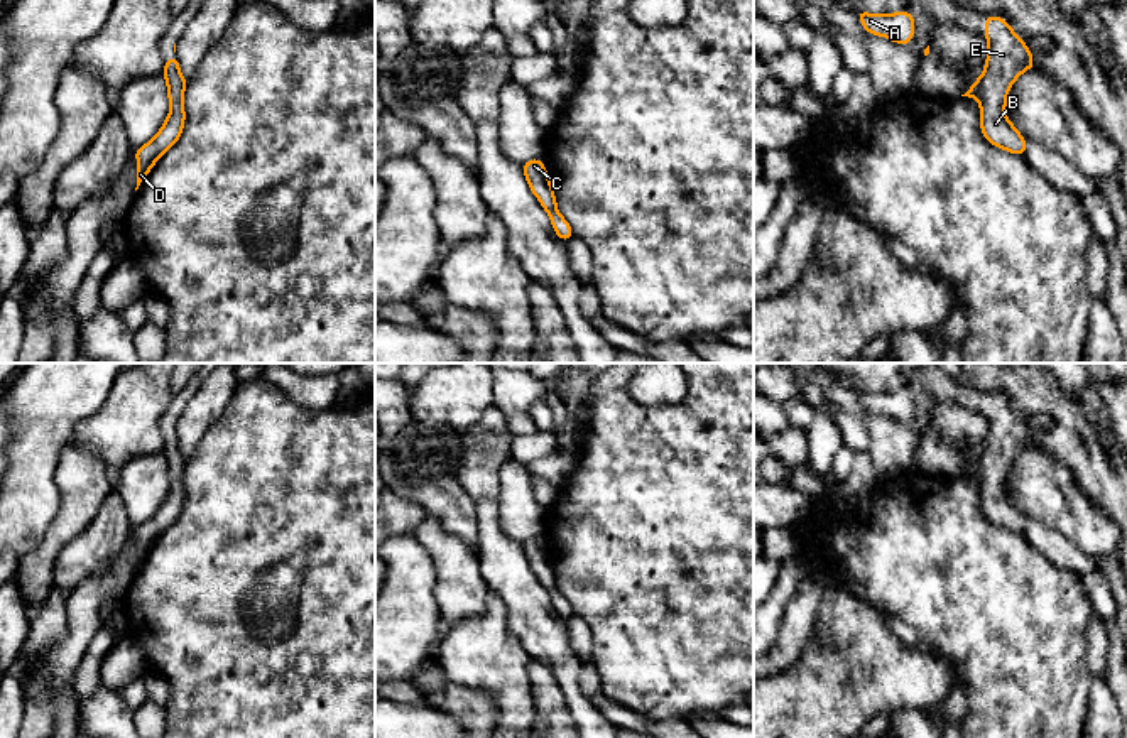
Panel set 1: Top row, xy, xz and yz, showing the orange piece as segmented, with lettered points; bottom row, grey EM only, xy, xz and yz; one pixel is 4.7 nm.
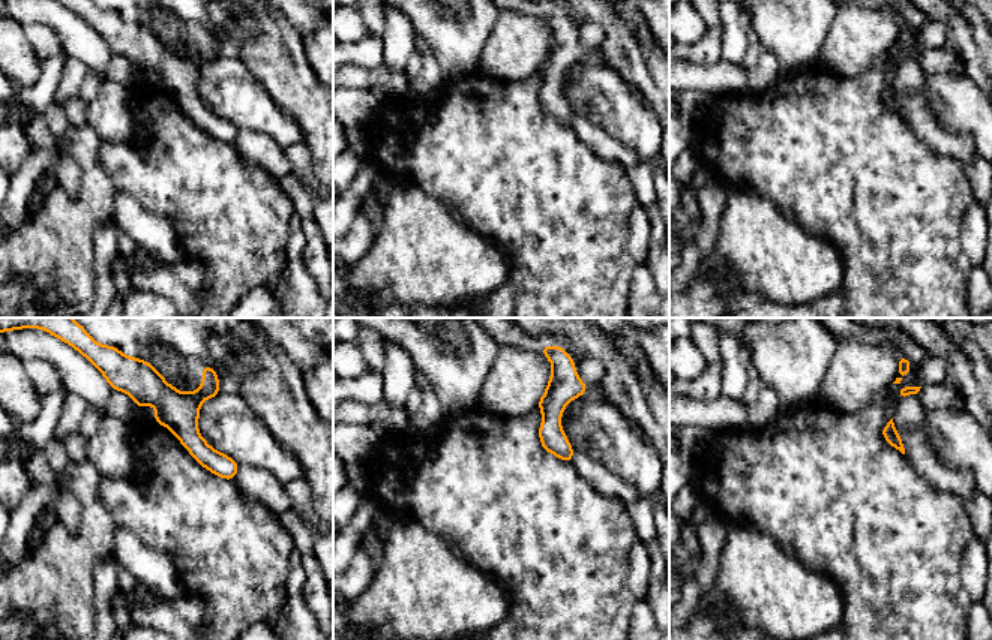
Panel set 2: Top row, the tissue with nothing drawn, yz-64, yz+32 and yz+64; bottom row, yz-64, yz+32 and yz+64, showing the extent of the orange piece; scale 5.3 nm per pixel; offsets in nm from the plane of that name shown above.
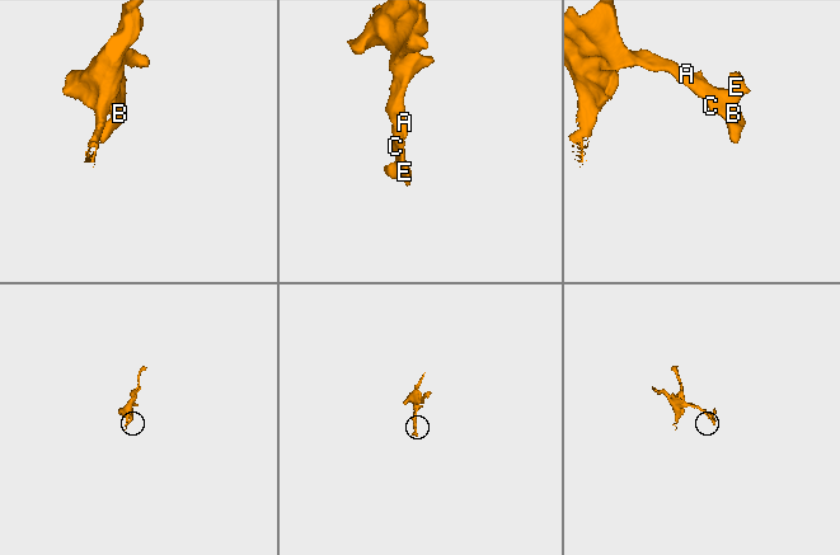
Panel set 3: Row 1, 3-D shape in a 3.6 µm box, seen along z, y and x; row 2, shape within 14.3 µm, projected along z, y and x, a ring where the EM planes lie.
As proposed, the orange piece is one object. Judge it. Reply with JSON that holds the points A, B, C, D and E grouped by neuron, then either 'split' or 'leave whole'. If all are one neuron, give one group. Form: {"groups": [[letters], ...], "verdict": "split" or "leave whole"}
{"groups": [["A", "B", "C", "D", "E"]], "verdict": "leave whole"}

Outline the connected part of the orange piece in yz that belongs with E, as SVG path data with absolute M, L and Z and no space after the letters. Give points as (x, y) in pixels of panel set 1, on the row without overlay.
M985 395L988 434L982 454L961 473L975 476L980 486L980 507L987 520L1010 532L1024 534L1027 520L1005 495L1007 471L1034 437L1026 421L1002 395Z

